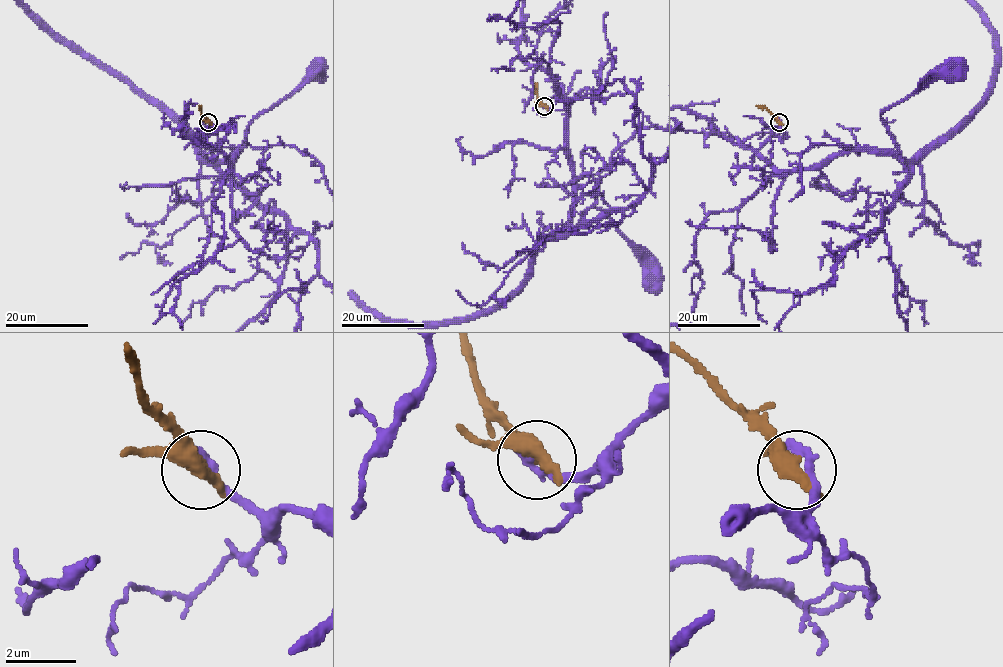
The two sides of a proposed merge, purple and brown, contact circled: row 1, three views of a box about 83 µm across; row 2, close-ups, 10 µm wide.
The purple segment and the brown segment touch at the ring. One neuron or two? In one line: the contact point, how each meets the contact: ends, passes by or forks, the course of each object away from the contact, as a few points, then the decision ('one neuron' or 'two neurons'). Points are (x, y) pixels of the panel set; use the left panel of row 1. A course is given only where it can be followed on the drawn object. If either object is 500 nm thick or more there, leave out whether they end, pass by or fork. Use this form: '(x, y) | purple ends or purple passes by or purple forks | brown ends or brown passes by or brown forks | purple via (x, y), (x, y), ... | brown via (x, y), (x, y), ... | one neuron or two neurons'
(208, 122) | purple via (208, 121), (227, 132), (219, 149), (231, 170), (238, 152), (218, 165), (228, 174), (247, 127), (314, 69) | brown via (209, 121), (200, 106) | two neurons

